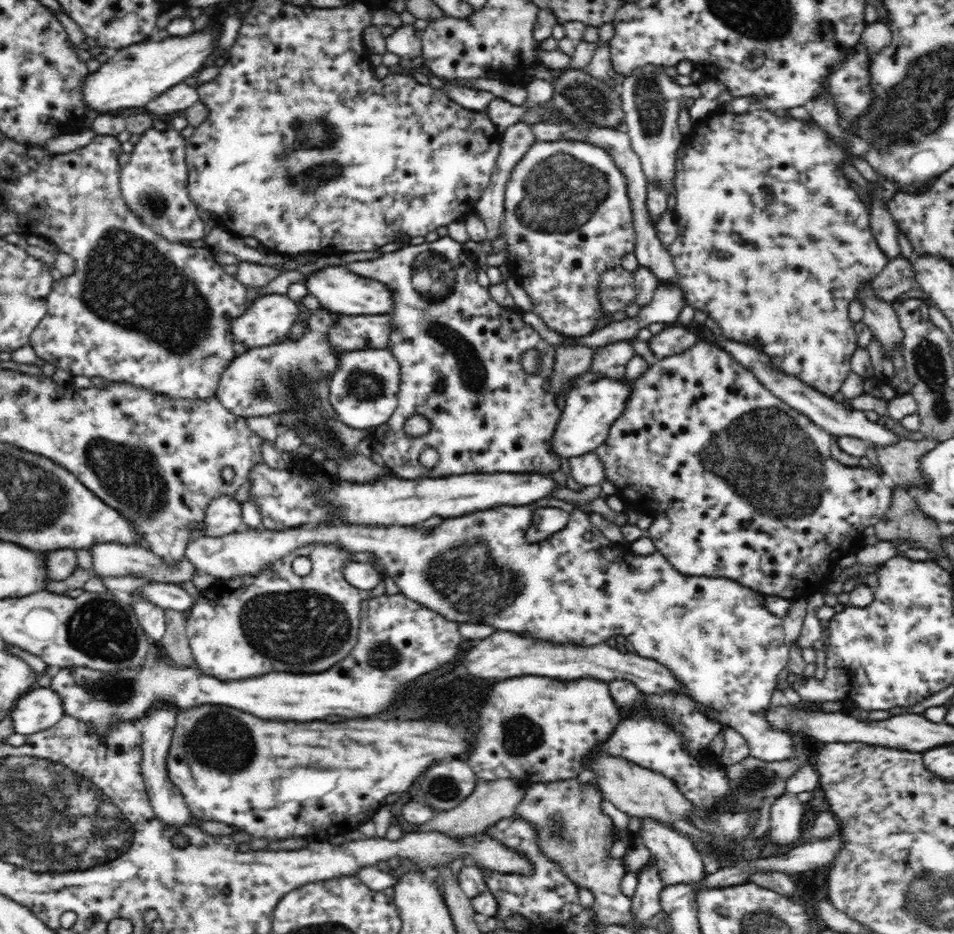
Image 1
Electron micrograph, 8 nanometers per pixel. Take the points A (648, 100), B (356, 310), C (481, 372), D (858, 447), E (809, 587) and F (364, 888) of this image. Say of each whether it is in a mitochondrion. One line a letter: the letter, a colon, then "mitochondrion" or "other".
A: mitochondrion
B: other
C: mitochondrion
D: other
E: other
F: other

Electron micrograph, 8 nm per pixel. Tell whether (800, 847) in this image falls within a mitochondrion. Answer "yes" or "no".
no

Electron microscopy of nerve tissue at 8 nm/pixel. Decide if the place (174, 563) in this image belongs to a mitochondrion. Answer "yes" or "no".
no

